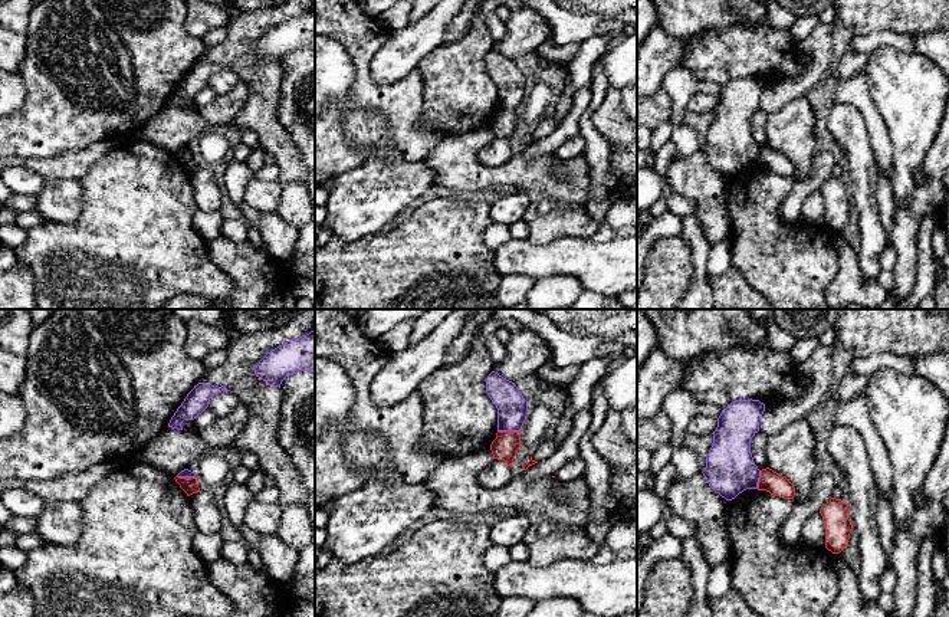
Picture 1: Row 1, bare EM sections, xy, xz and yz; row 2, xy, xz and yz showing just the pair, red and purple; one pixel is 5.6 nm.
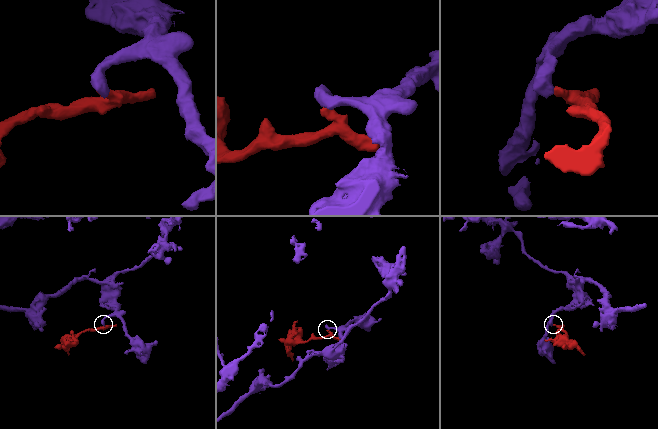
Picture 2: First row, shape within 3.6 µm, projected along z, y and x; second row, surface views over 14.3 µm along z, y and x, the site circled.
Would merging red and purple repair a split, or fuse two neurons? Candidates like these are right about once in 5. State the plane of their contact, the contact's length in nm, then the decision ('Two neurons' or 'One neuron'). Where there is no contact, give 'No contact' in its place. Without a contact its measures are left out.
Touches red in xz. Shared border 130 nm. Two neurons

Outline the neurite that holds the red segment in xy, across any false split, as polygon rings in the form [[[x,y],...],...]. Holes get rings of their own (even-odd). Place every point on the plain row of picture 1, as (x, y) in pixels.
[[[174,155],[180,165],[187,171],[187,174],[200,170],[198,157],[197,155]]]

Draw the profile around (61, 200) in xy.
[[[78,178],[49,180],[35,197],[35,210],[47,223],[69,223],[81,214],[83,187]]]

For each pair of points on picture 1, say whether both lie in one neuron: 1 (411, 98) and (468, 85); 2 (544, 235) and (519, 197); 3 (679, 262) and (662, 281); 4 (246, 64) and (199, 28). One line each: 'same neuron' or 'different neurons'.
1: different neurons
2: different neurons
3: same neuron
4: different neurons

